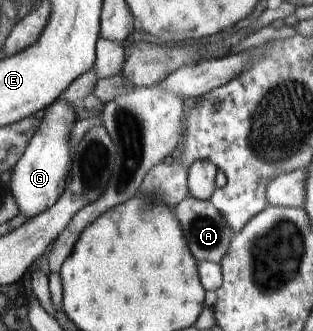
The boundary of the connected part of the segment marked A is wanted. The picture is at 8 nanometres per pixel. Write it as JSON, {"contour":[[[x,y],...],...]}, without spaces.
{"contour":[[[190,194],[173,207],[173,210],[178,222],[180,222],[184,240],[186,240],[188,248],[190,248],[190,252],[197,262],[206,261],[220,264],[228,252],[234,234],[232,228],[226,224],[224,216],[220,214],[220,210],[210,202],[210,199],[198,200]]]}

